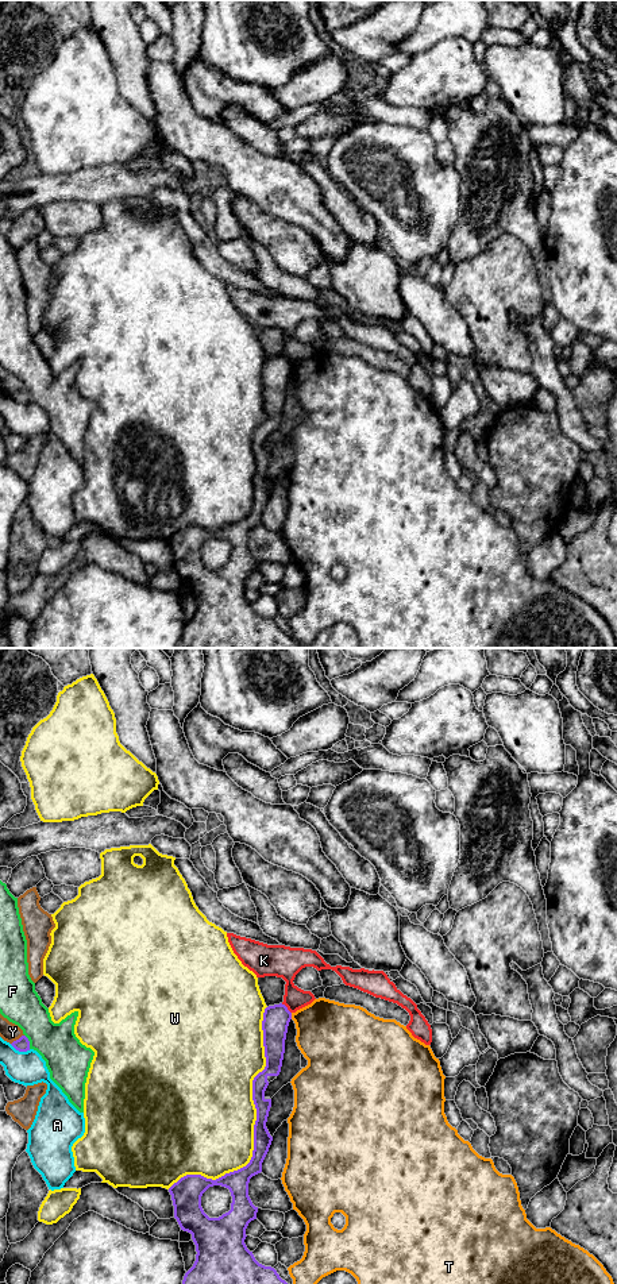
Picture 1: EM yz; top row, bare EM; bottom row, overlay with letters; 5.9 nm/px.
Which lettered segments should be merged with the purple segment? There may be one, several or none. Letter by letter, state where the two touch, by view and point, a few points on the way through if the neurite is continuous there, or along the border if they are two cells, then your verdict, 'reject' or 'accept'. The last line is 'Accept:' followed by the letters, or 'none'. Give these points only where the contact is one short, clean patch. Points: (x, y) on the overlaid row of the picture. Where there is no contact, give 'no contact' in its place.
A: yz (20, 1051) | reject
F: yz (29, 1041) | reject
K: yz (286, 1007) | along yz (281, 1003), (290, 1013) | reject
T: yz (290, 1015) | reject
W: yz (254, 1125) | reject
Y: yz (16, 1040) | reject
Accept: none

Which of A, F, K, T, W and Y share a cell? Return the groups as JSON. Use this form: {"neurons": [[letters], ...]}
{"neurons": [["A"], ["F"], ["K"], ["T"], ["W"], ["Y"]]}

